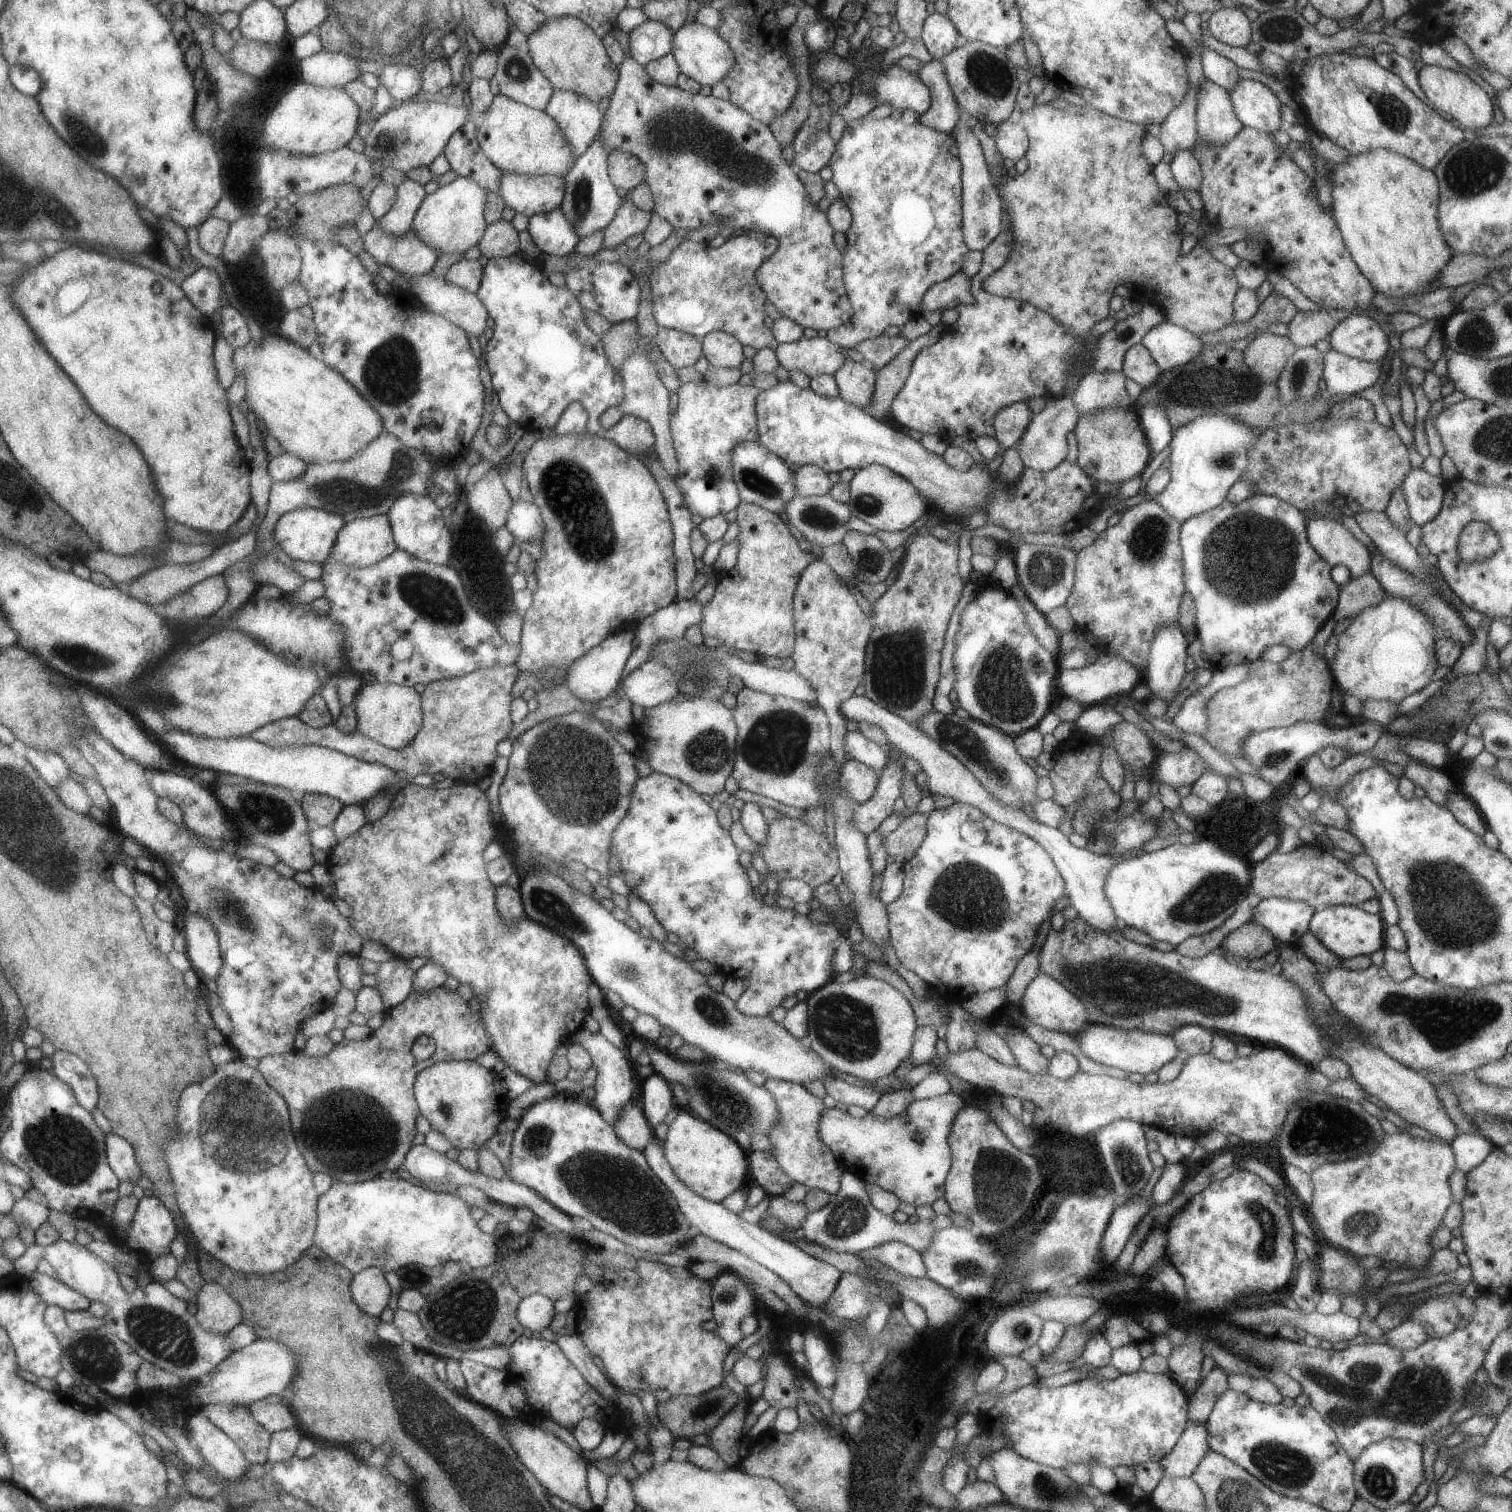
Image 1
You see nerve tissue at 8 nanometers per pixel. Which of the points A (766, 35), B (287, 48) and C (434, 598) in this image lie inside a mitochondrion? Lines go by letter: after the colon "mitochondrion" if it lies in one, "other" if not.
A: other
B: other
C: mitochondrion

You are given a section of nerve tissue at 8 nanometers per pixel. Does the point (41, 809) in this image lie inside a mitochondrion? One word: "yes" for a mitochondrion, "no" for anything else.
yes

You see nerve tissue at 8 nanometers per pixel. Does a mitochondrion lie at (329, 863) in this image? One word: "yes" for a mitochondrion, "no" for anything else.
no

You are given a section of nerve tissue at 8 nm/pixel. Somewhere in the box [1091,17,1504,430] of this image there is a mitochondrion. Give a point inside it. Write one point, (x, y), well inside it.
(1478, 337)

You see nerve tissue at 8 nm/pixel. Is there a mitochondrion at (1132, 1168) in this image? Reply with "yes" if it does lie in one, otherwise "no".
yes

